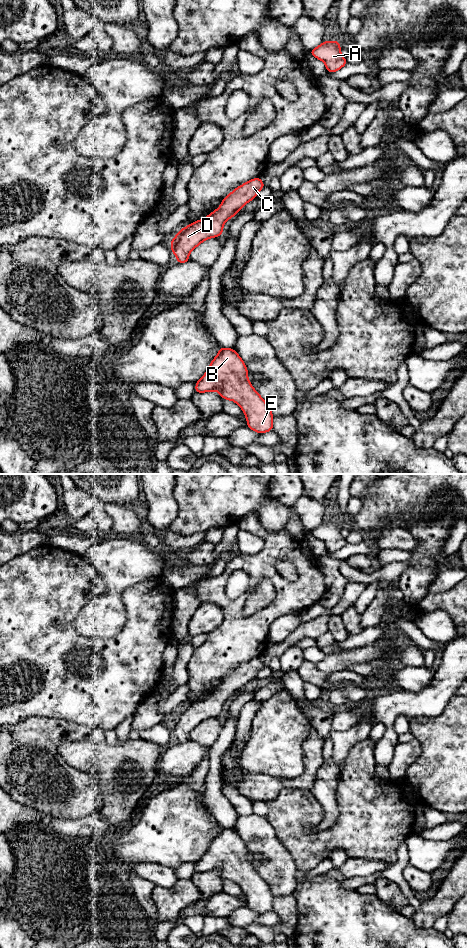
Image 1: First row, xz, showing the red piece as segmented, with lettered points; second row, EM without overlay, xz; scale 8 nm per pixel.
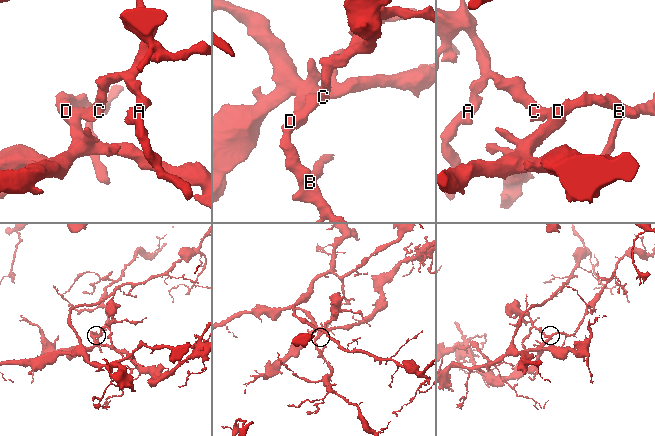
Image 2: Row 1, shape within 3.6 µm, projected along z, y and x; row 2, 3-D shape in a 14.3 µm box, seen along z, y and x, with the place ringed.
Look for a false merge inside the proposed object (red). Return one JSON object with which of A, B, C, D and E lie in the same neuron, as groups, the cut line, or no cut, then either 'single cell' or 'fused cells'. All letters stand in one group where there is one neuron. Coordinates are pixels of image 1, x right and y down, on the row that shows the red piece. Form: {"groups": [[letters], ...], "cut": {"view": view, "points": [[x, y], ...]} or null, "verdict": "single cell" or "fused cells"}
{"groups": [["A", "B", "C", "D", "E"]], "cut": null, "verdict": "single cell"}

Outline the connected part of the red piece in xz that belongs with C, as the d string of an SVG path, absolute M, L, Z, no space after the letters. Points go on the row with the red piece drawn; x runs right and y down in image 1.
M256 177L238 186L222 199L221 205L207 217L182 228L170 242L171 251L180 264L189 261L190 252L209 238L223 234L223 225L232 219L241 208L256 198L257 193L265 187L260 177Z

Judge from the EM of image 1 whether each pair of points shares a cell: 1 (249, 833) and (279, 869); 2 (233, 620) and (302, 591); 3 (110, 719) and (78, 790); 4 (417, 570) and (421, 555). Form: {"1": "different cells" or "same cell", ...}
{"1": "same cell", "2": "same cell", "3": "different cells", "4": "same cell"}

